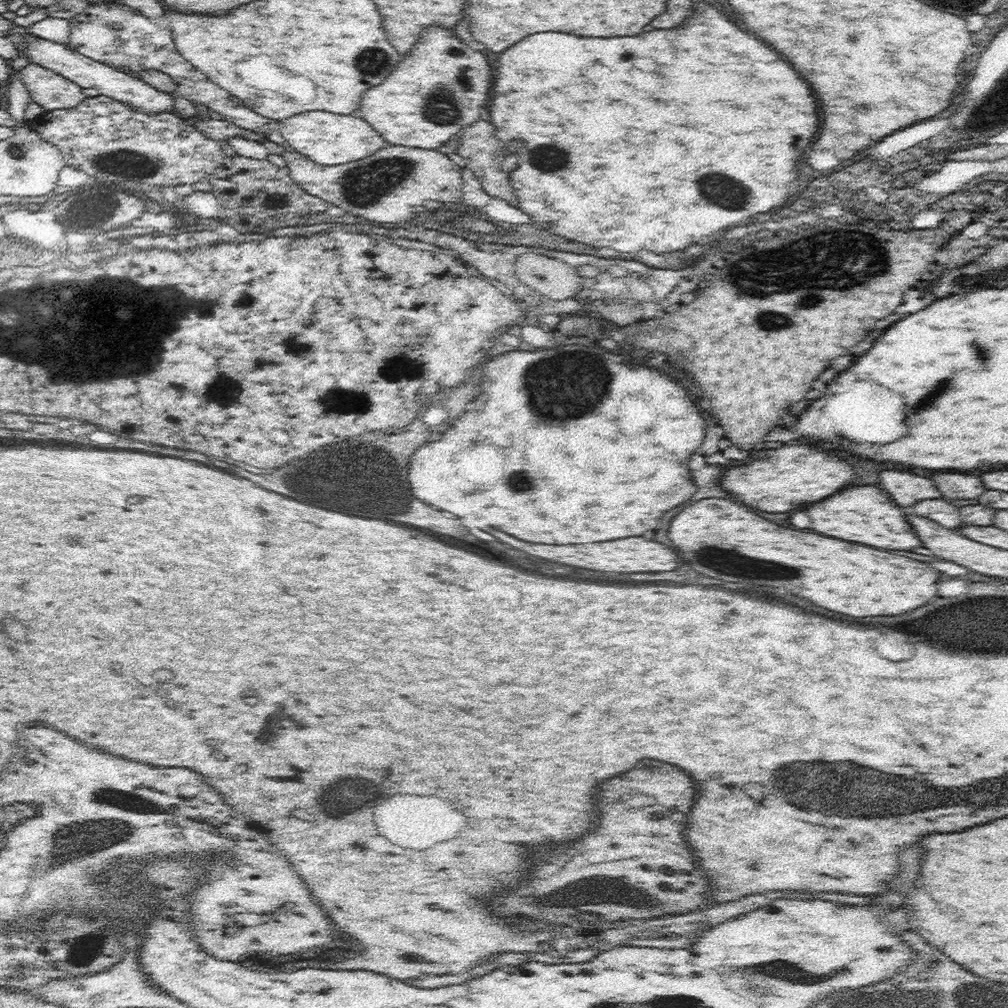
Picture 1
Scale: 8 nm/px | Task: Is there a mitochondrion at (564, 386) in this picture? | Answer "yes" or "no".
yes

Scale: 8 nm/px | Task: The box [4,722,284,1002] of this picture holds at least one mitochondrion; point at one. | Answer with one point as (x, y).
(64, 845)

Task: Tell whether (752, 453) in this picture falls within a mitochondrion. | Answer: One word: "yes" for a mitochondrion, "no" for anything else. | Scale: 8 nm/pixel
no

